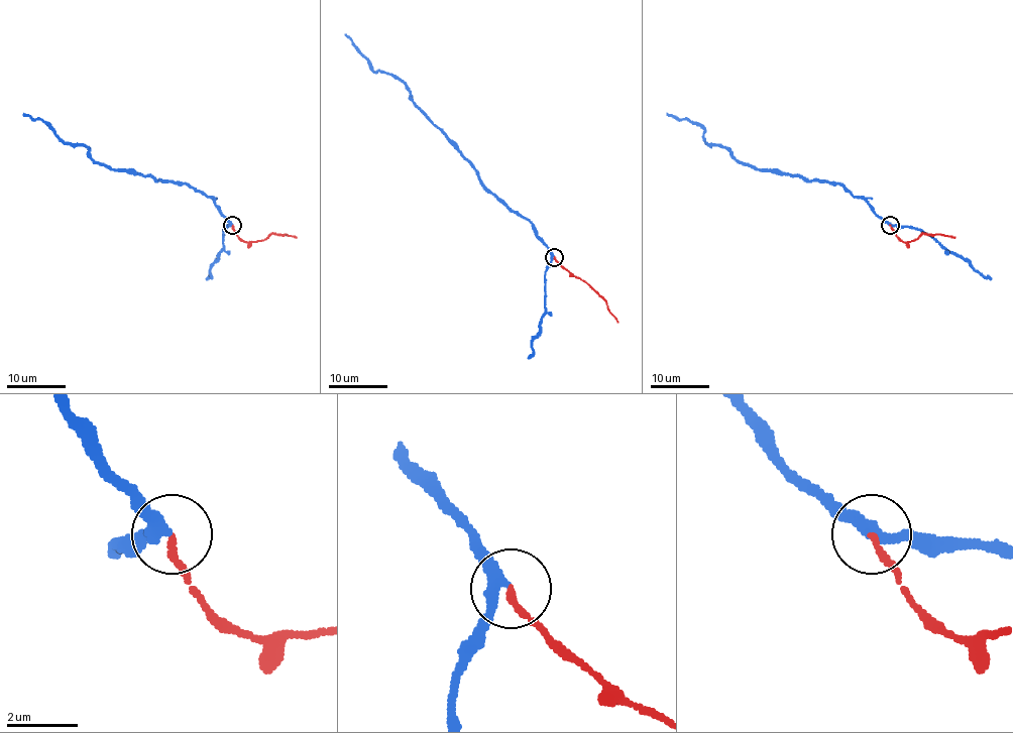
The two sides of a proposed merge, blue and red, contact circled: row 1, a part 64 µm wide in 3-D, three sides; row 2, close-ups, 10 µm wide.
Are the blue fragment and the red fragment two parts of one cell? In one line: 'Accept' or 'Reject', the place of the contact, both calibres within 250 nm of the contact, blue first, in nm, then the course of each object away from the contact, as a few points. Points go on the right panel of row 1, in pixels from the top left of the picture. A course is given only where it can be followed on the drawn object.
Accept. Place: (890, 225). Thickness 300 nm (blue) against 180 nm. Course of blue: (890, 225), (841, 184), (804, 180), (798, 176), (745, 165), (725, 148), (706, 142), (702, 127), (666, 114). Course of red: (890, 225), (902, 241), (912, 241), (922, 234), (955, 237)

